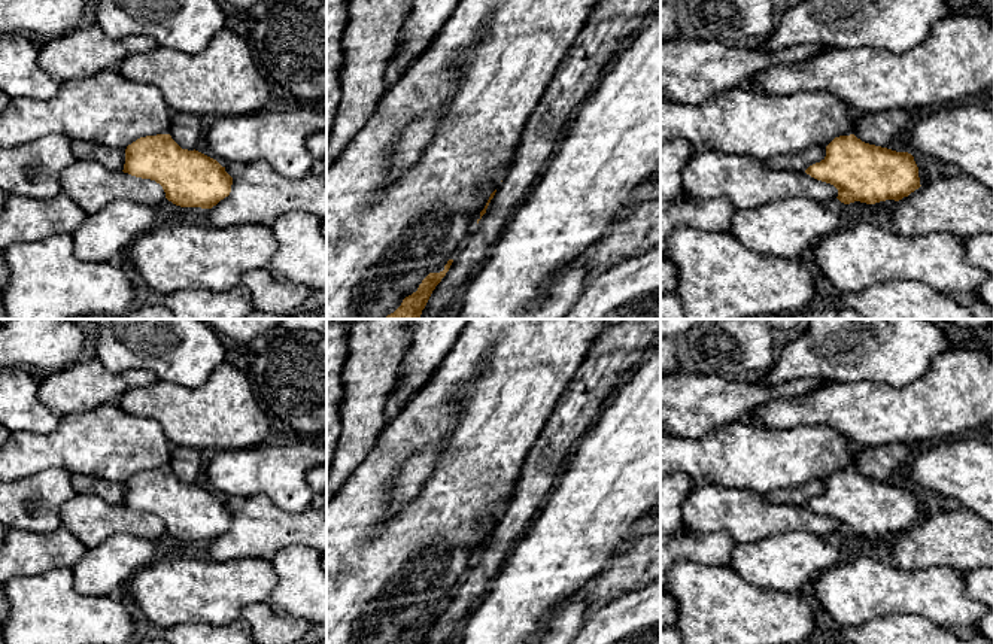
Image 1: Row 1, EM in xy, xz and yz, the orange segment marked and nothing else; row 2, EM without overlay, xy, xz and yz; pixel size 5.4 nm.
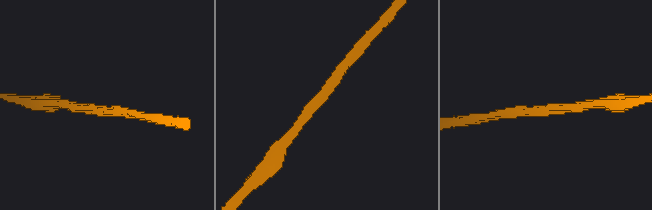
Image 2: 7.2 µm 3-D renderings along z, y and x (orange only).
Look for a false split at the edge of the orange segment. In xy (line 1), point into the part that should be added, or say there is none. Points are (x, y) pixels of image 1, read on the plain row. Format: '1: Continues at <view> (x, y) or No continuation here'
1: No continuation here

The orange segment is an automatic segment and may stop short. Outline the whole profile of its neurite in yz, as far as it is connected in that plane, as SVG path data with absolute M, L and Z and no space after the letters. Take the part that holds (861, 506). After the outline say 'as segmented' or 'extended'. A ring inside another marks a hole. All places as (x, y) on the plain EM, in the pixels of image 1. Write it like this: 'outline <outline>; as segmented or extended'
outline M854 468L835 471L826 490L805 507L833 519L844 538L899 535L921 520L911 487L865 477Z; as segmented

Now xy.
outline M170 468L140 471L125 483L124 507L160 517L180 541L212 543L230 529L233 511L216 493L182 483Z; as segmented

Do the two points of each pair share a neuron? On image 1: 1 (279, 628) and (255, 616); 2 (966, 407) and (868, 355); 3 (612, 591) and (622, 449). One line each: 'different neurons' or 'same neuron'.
1: same neuron
2: different neurons
3: different neurons

